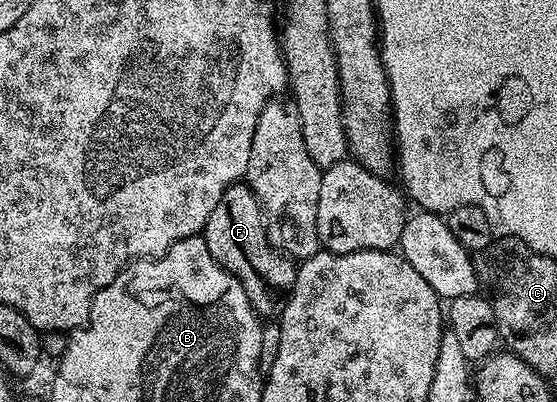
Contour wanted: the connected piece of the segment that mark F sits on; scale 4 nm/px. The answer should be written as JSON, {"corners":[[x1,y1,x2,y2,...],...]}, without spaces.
{"corners":[[239,181,226,188,219,204,215,204,215,212,211,212,207,220,203,237,217,263,241,281,243,292,247,292,247,300,251,300,251,308,258,318,273,320,285,311,297,279,298,263,270,244,261,203,248,184]]}

